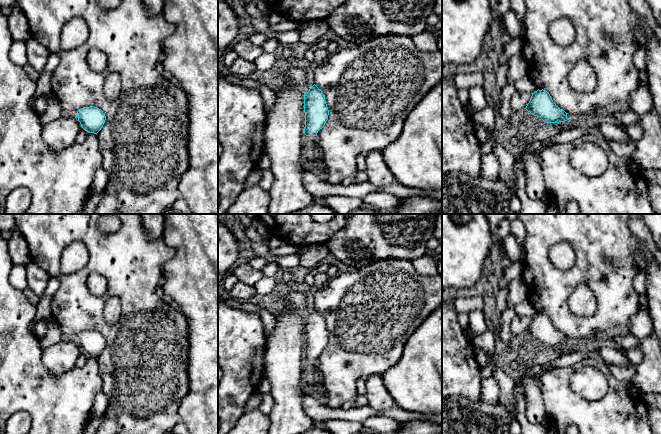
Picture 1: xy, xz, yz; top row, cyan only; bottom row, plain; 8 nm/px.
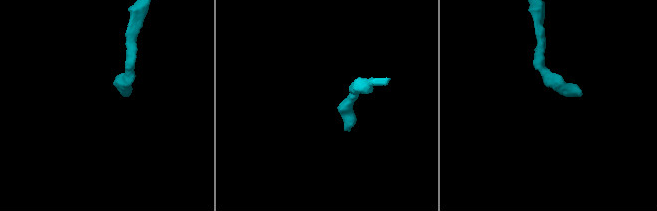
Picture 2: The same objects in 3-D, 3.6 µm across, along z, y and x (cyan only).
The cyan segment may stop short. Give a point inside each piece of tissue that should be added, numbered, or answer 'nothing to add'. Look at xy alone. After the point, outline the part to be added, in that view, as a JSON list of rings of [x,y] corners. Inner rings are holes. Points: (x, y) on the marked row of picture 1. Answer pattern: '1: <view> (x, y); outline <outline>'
nothing to add

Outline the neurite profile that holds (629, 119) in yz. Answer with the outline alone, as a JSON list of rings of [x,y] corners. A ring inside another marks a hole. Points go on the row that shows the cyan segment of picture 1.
[[[616,110],[613,116],[616,122],[627,128],[628,135],[632,138],[633,143],[637,143],[642,136],[642,127],[638,123],[639,115],[632,110]]]

